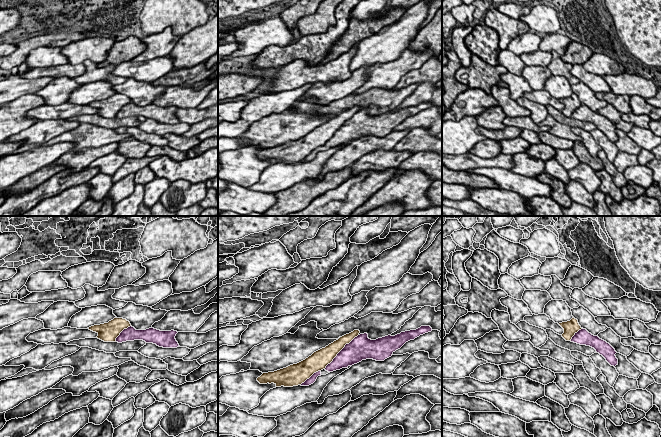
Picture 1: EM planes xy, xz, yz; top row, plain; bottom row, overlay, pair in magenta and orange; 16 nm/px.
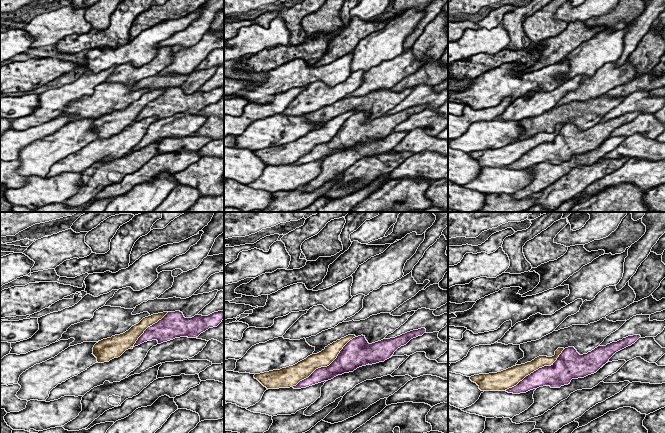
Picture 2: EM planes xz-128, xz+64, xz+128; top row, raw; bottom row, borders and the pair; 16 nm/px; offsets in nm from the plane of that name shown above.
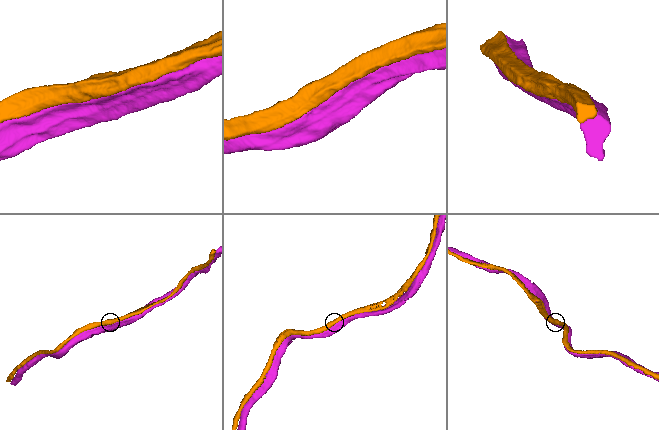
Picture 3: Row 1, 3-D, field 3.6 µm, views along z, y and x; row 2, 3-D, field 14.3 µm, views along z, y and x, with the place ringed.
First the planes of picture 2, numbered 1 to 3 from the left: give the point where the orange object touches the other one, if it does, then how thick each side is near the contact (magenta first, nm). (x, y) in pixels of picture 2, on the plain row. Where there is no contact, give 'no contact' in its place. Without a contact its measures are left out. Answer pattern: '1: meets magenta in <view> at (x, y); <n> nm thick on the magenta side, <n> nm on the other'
1: meets magenta in xz-128 at (147, 104); 340 nm thick on the magenta side, 200 nm on the other
2: meets magenta in xz+64 at (325, 143); 280 nm thick on the magenta side, 260 nm on the other
3: meets magenta in xz+128 at (536, 146); 320 nm thick on the magenta side, 220 nm on the other

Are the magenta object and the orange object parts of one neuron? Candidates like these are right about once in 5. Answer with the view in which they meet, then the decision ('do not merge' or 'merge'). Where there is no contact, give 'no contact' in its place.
meets magenta in xz; do not merge

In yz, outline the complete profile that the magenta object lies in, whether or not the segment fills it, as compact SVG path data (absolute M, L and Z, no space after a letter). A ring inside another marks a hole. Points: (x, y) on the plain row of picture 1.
M581 105L572 113L571 118L586 121L594 124L597 129L602 131L611 142L618 141L618 135L615 130L615 125L606 117L600 115L598 112L594 112L586 105Z

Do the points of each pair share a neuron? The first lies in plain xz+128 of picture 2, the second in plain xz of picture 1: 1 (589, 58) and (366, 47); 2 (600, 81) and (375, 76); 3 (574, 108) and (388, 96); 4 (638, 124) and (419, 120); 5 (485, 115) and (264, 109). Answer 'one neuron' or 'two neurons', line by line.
1: one neuron
2: one neuron
3: one neuron
4: one neuron
5: one neuron

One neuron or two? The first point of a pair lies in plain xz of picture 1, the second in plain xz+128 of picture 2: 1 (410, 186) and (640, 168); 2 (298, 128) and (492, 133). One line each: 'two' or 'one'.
1: two
2: one

